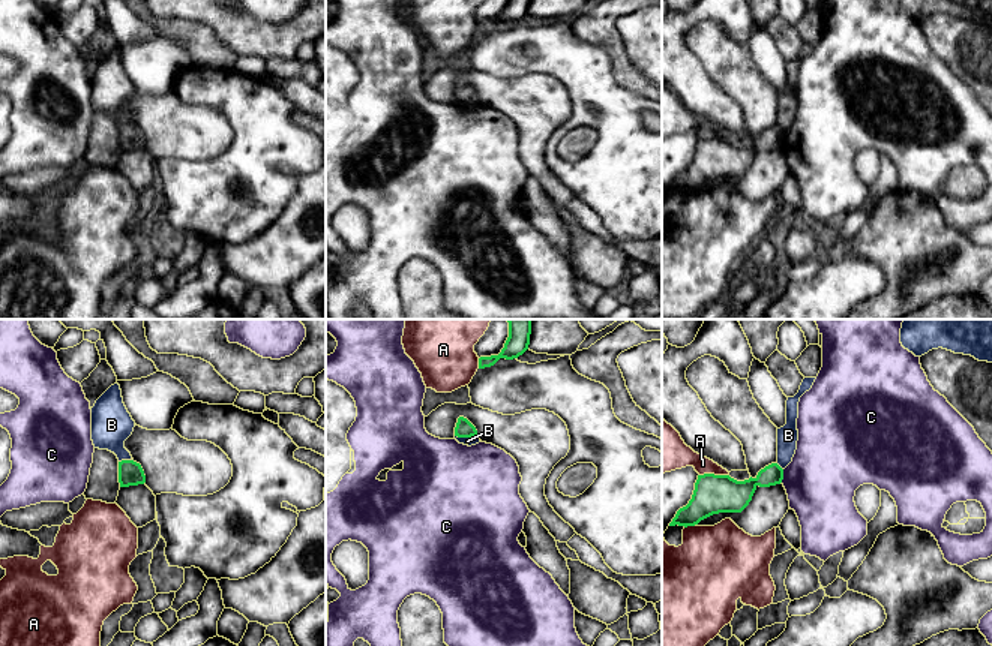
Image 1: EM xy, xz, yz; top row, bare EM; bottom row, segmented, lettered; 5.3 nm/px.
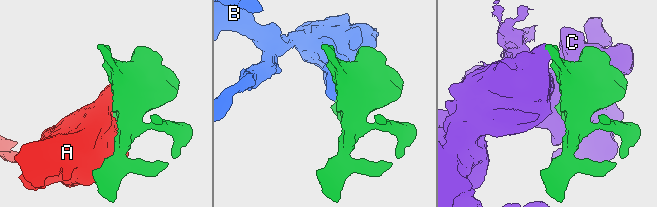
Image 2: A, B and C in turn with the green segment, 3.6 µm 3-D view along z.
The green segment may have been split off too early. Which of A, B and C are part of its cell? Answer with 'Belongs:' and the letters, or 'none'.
Belongs: none

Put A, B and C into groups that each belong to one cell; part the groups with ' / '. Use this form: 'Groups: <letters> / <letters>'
Groups: A / B / C

